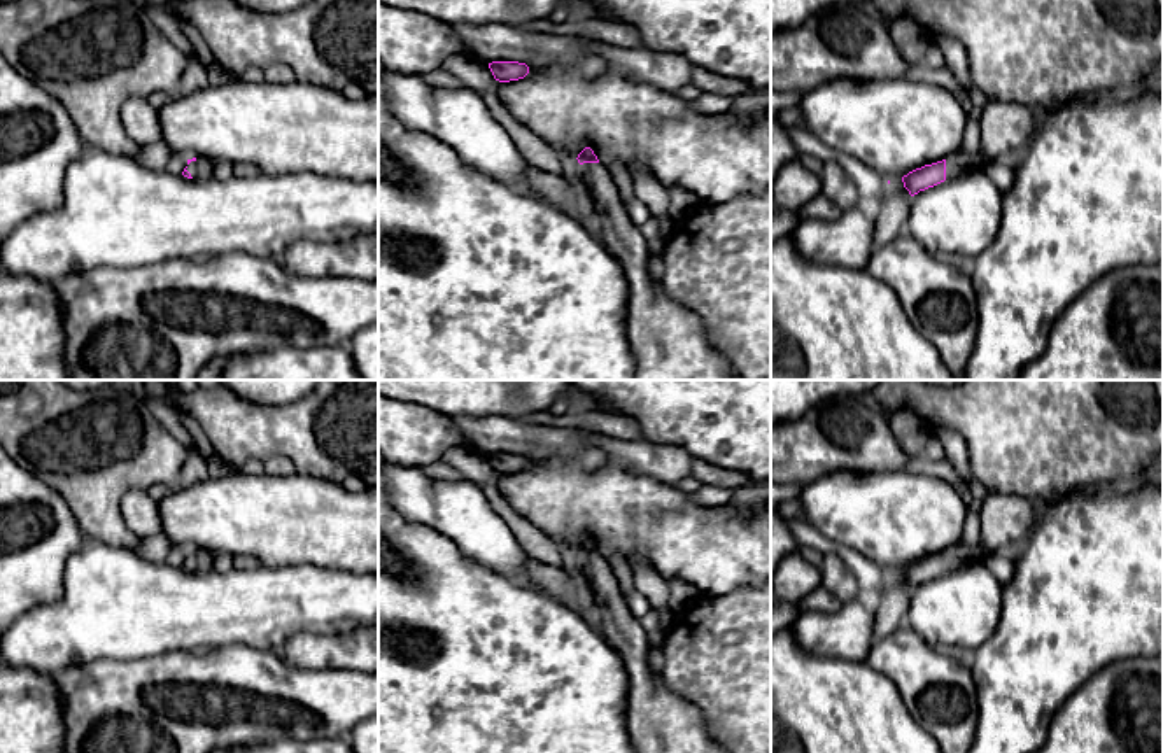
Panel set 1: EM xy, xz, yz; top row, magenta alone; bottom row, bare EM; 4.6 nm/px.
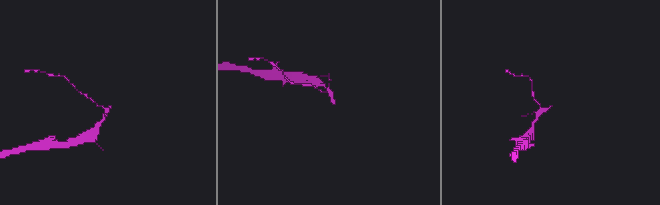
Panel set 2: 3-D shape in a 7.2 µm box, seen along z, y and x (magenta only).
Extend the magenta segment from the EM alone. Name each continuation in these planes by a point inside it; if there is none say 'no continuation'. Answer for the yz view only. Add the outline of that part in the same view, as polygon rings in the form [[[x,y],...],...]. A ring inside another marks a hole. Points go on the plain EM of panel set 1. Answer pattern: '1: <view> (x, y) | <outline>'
1: yz (958, 554) | [[[956,543],[946,552],[946,571],[953,571],[963,564],[977,562],[988,553],[997,552],[984,548],[981,543],[976,546]]]

